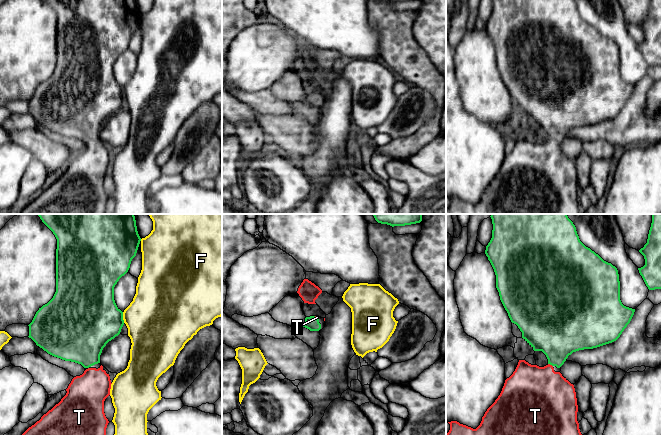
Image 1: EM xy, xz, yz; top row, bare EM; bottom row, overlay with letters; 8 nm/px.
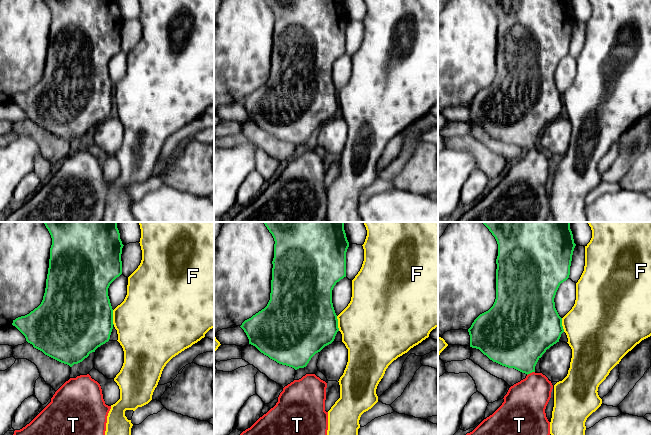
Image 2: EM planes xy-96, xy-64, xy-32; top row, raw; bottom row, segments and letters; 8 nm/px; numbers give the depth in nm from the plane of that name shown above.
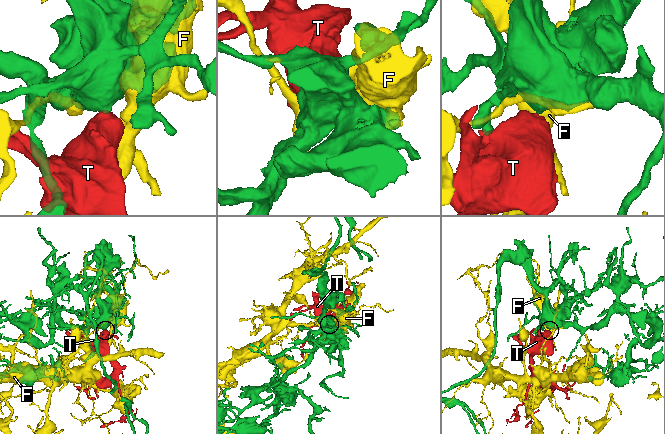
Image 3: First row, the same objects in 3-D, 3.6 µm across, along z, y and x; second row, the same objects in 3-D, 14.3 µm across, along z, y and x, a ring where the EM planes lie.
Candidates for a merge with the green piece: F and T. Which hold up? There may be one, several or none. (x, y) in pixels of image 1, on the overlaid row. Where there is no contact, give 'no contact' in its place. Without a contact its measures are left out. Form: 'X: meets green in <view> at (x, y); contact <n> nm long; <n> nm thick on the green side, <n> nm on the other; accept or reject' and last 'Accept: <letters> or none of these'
F: meets green in xy at (122, 317); contact 90 nm long; 460 nm thick on the green side, 440 nm on the other; reject
T: meets green in yz at (550, 364); contact 50 nm long; 380 nm thick on the green side, 440 nm on the other; accept
Accept: T

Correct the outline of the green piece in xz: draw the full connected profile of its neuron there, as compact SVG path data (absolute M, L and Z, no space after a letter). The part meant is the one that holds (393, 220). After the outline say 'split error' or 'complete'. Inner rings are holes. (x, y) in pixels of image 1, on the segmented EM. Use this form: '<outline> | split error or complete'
M372 214L375 220L381 224L405 226L420 223L422 214Z | complete

